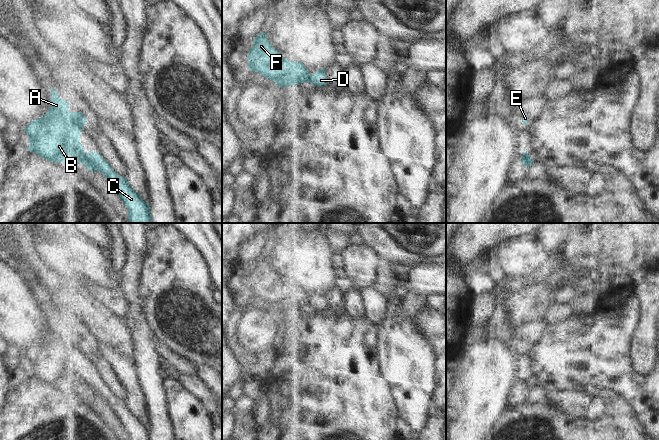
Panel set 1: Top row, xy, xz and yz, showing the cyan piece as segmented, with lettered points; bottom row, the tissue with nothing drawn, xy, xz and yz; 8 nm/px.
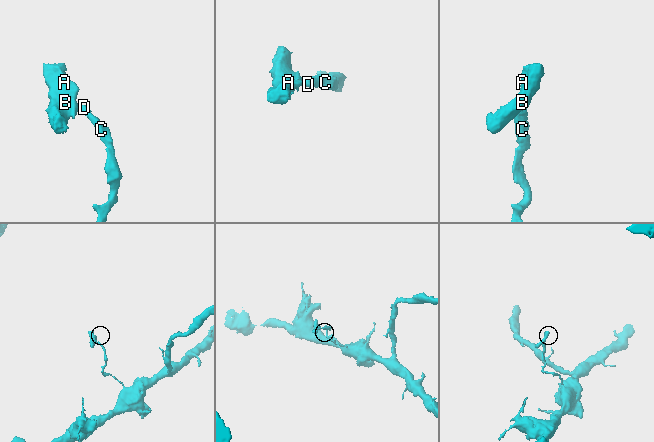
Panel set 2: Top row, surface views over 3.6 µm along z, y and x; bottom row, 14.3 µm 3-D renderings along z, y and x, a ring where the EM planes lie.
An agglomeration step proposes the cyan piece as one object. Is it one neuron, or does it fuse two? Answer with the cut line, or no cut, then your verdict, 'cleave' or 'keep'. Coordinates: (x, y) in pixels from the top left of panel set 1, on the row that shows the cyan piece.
cut in xy along (85, 154), (81, 162); cleave

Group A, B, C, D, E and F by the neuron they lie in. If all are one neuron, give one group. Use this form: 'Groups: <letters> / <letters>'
Groups: A B E F / C D

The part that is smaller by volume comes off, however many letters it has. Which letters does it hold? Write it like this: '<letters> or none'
A, B, E, F

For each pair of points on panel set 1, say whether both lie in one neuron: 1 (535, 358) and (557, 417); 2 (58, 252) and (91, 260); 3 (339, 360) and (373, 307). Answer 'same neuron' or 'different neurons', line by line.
1: different neurons
2: same neuron
3: different neurons

